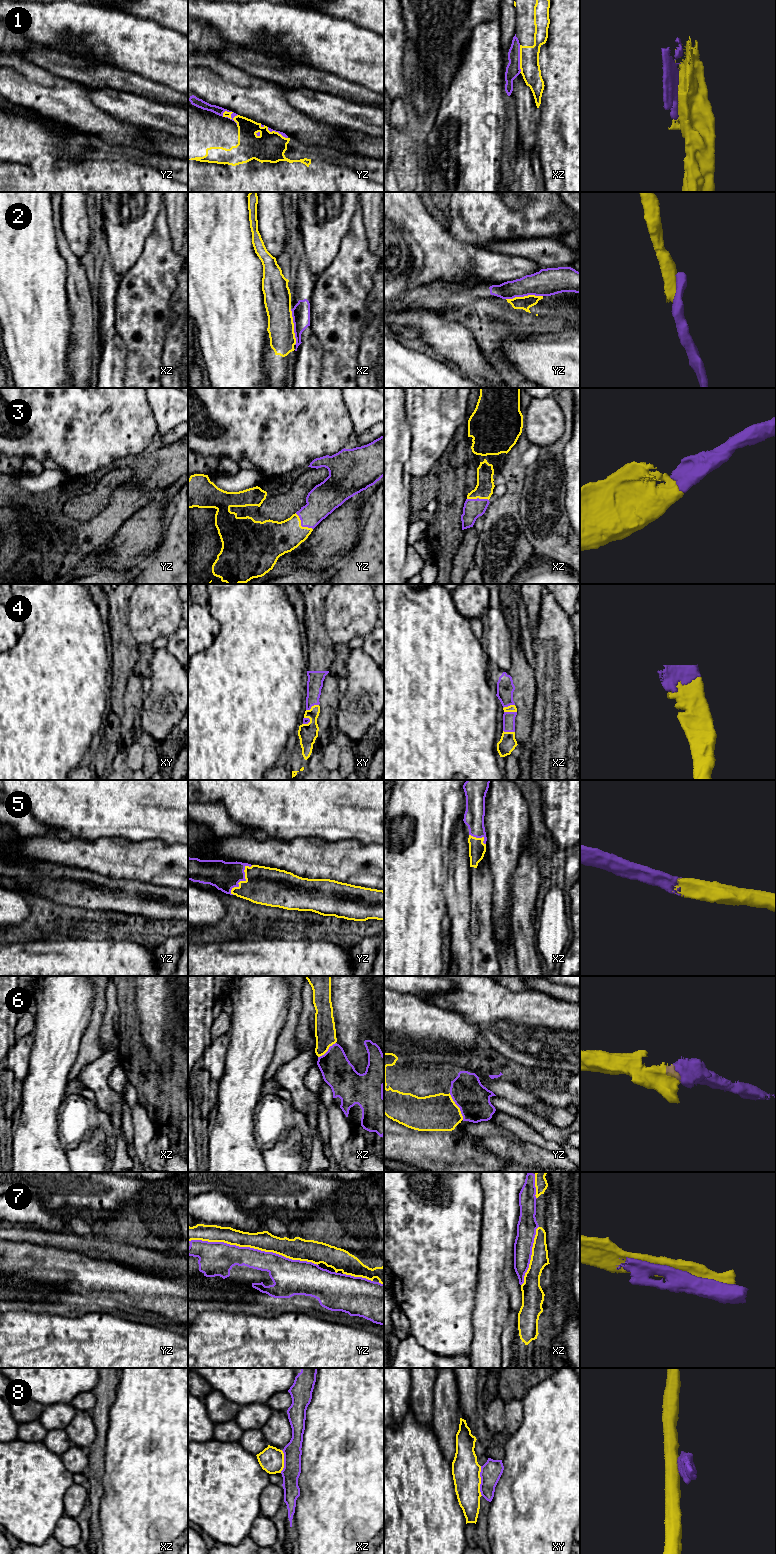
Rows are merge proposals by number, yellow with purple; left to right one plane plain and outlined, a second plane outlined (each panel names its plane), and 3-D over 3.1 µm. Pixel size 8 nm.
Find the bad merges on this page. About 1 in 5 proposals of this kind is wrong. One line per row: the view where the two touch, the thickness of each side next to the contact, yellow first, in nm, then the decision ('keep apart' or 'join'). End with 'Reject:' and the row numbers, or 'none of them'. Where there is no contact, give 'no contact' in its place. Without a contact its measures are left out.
1: meets yellow in xz; 160 nm thick on the yellow side, 110 nm on the other; keep apart
2: meets yellow in yz; 100 nm thick on the yellow side, 220 nm on the other; keep apart
3: meets yellow in yz; 300 nm thick on the yellow side, 240 nm on the other; join
4: meets yellow in xy; 150 nm thick on the yellow side, 130 nm on the other; join
5: meets yellow in yz; 300 nm thick on the yellow side, 220 nm on the other; join
6: meets yellow in yz; 300 nm thick on the yellow side, 260 nm on the other; join
7: meets yellow in yz; 160 nm thick on the yellow side, 220 nm on the other; keep apart
8: meets yellow in xy; 220 nm thick on the yellow side, 170 nm on the other; keep apart
Reject: 1, 2, 7, 8

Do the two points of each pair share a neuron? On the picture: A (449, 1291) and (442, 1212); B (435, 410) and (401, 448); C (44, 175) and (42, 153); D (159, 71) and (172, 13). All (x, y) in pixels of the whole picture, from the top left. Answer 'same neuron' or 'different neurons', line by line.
A: same neuron
B: different neurons
C: different neurons
D: different neurons

